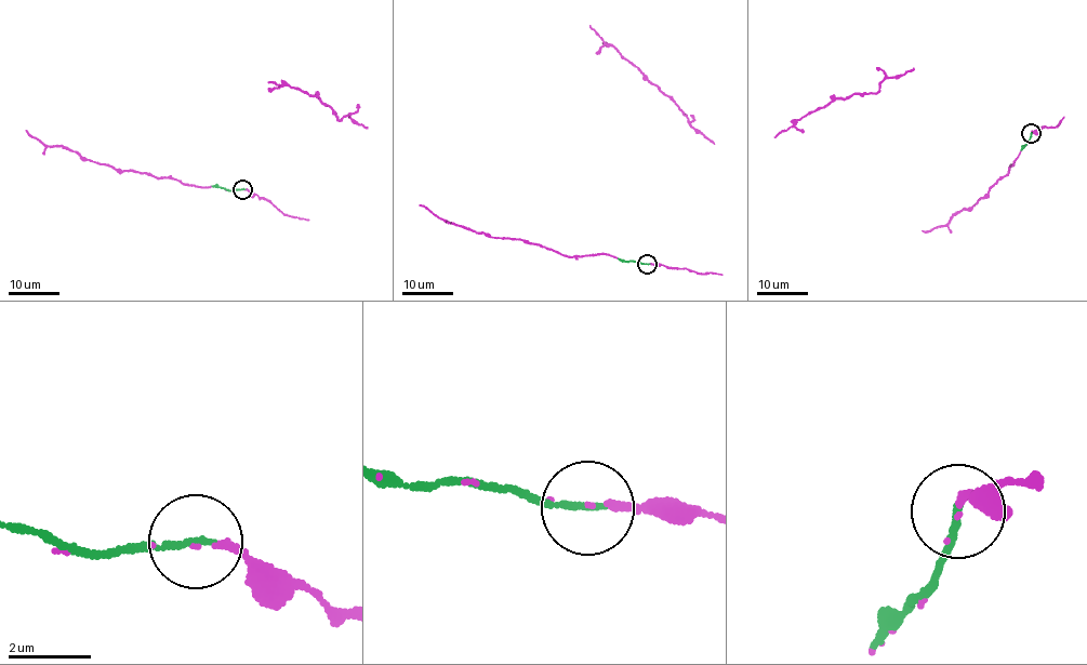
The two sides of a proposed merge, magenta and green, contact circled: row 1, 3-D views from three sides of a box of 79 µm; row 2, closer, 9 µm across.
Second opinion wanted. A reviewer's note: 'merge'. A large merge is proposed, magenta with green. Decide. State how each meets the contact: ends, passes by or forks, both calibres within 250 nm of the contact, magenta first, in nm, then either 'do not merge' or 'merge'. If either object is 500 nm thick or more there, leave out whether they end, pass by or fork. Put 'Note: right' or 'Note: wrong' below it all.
magenta ends there; green ends there; 140 nm thick on the magenta side, 170 nm on the other; merge
Note: right

